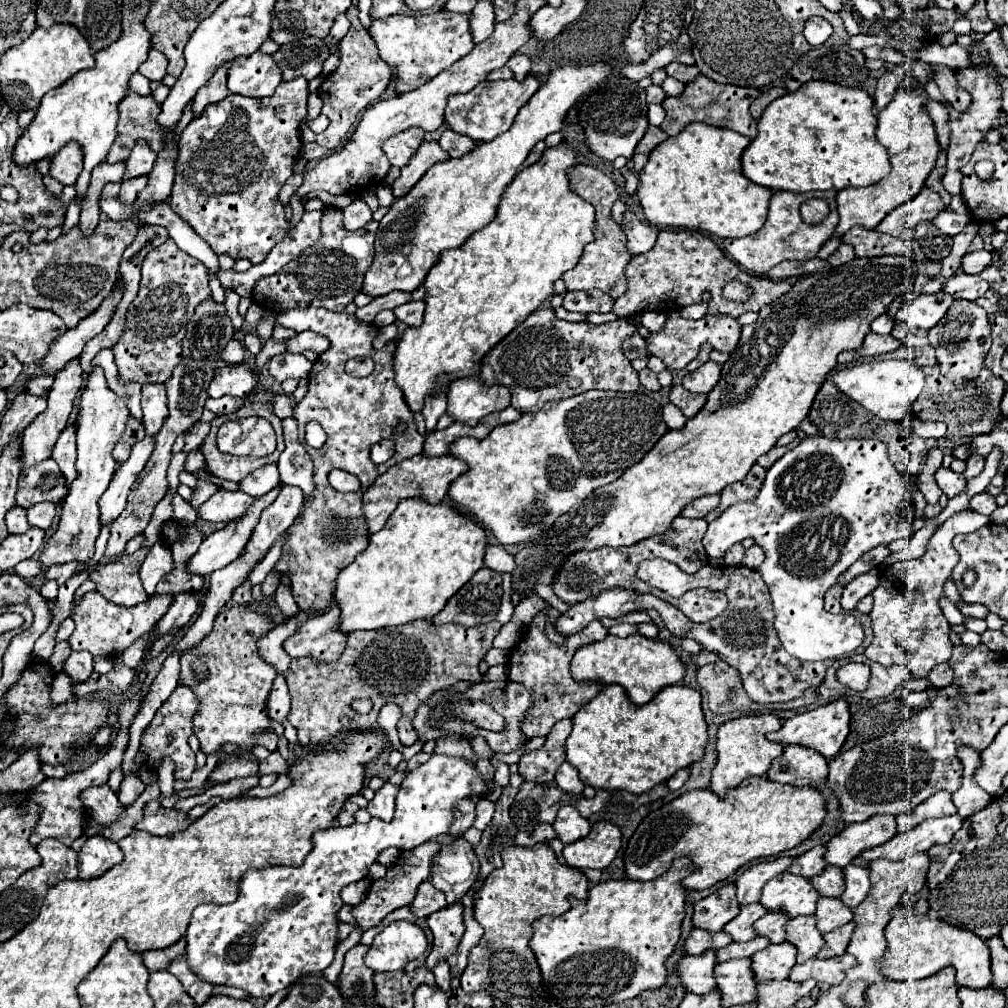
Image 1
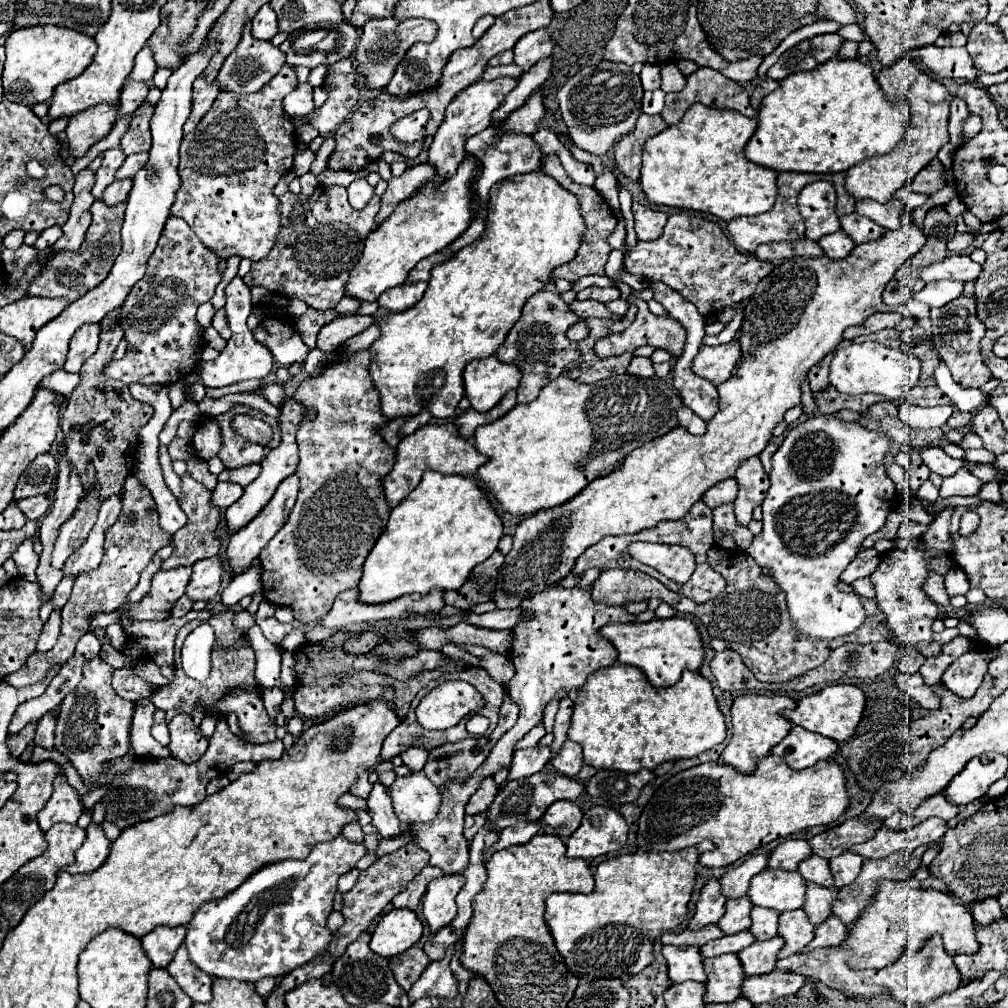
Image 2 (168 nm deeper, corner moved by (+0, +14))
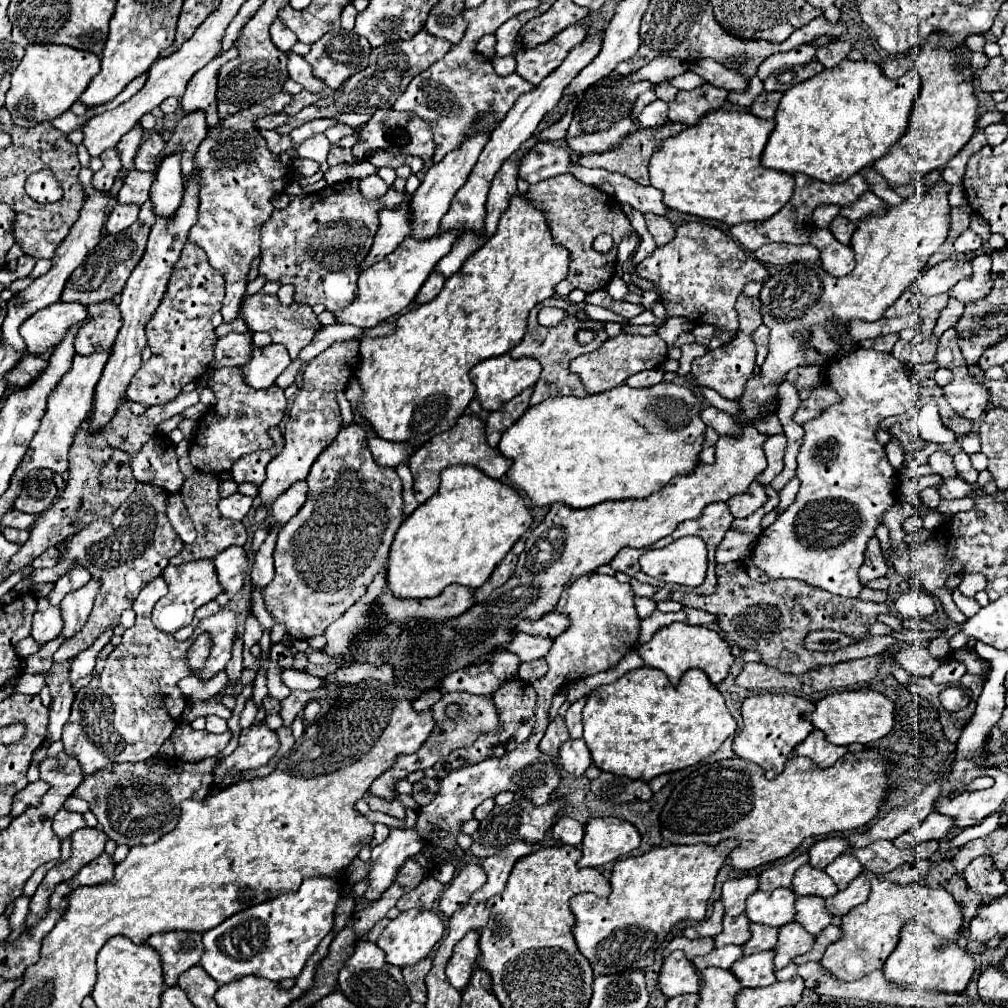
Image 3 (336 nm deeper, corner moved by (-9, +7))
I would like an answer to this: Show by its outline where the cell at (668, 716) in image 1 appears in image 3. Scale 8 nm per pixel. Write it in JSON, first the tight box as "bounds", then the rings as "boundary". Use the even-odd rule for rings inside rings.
{"bounds":[582,667,736,781],"boundary":[[[650,667],[628,671],[618,681],[596,687],[584,707],[582,723],[584,741],[598,769],[642,781],[650,781],[656,775],[696,765],[704,757],[712,755],[736,729],[736,719],[730,715],[722,693],[710,683],[704,671],[688,669],[680,683],[672,685],[662,671]]]}

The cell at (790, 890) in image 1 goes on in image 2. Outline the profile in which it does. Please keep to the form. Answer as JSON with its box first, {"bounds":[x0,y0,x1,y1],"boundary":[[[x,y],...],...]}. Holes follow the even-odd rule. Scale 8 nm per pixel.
{"bounds":[749,868,807,912],"boundary":[[[765,868],[751,880],[749,898],[755,906],[773,908],[777,912],[795,910],[805,904],[807,882],[799,872],[785,872],[781,868]]]}

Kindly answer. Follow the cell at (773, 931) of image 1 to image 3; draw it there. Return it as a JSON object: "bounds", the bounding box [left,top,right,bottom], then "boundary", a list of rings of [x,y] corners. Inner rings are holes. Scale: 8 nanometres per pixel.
{"bounds":[742,925,778,955],"boundary":[[[750,925],[750,933],[752,937],[742,945],[744,955],[752,955],[752,953],[760,953],[760,951],[768,951],[776,945],[778,941],[778,927],[766,927],[766,925]]]}

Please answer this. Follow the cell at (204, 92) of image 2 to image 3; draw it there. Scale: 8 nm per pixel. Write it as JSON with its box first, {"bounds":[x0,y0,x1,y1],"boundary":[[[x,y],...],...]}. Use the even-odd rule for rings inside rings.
{"bounds":[156,111,206,177],"boundary":[[[196,111],[196,113],[190,113],[186,117],[182,117],[174,131],[172,131],[172,137],[168,139],[162,155],[158,155],[156,159],[156,167],[158,163],[162,163],[162,159],[166,155],[174,155],[174,151],[182,151],[182,175],[190,177],[192,171],[194,171],[194,155],[198,151],[198,145],[206,139],[206,119],[204,119],[204,113],[202,111]]]}

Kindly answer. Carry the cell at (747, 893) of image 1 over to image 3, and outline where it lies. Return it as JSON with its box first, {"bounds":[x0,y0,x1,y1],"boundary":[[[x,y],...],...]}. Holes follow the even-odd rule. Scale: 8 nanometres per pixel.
{"bounds":[722,875,758,917],"boundary":[[[746,875],[740,879],[730,879],[722,885],[722,903],[728,917],[744,913],[746,897],[758,889],[758,877]]]}

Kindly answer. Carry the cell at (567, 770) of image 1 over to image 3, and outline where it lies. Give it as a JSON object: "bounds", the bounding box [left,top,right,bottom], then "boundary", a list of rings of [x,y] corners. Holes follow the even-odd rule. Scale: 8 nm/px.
{"bounds":[560,739,592,777],"boundary":[[[566,739],[560,745],[560,761],[568,773],[572,773],[576,777],[584,775],[584,771],[592,763],[590,749],[586,747],[584,739]]]}

